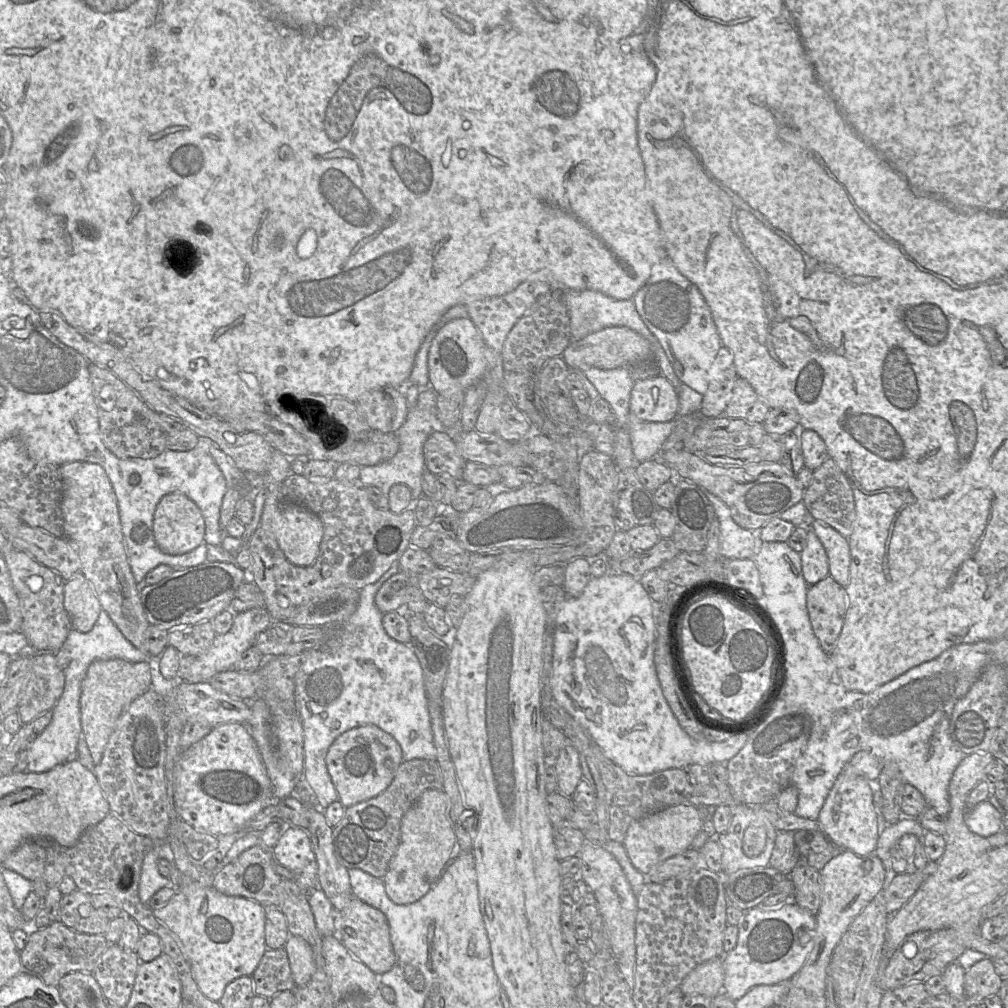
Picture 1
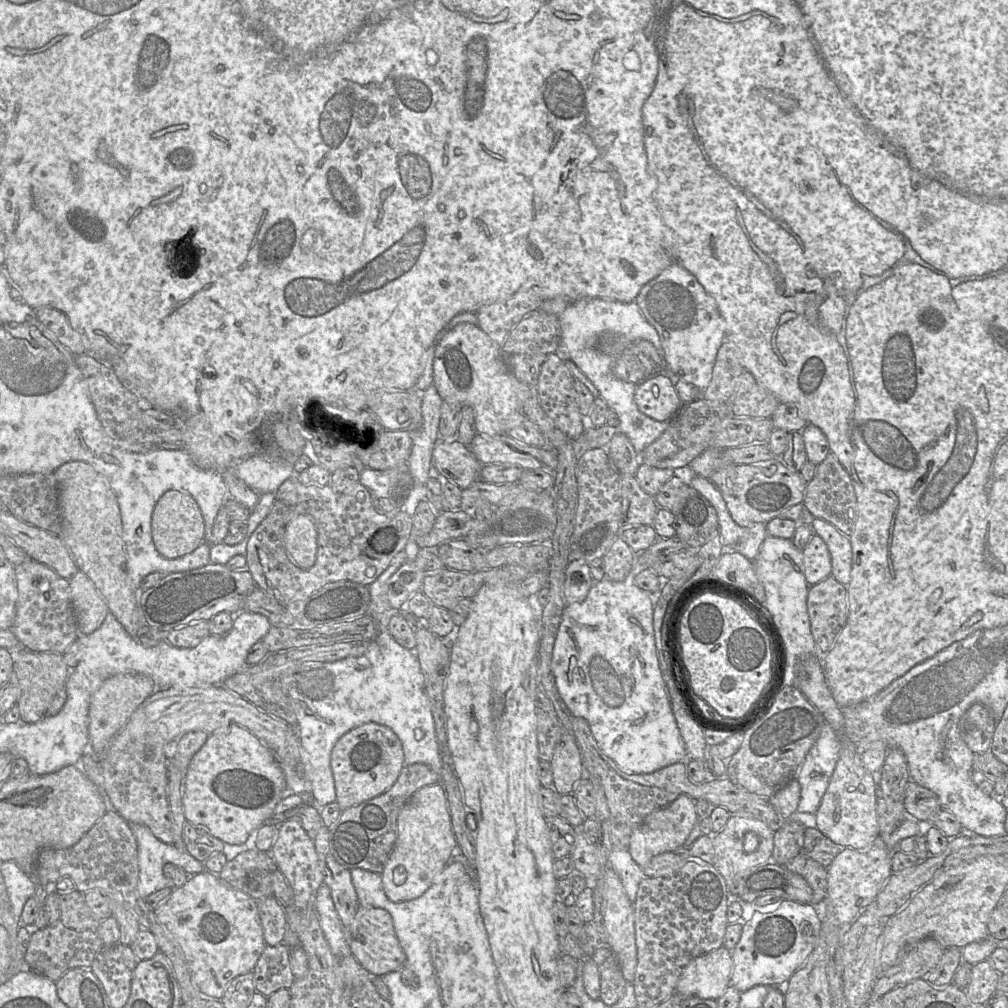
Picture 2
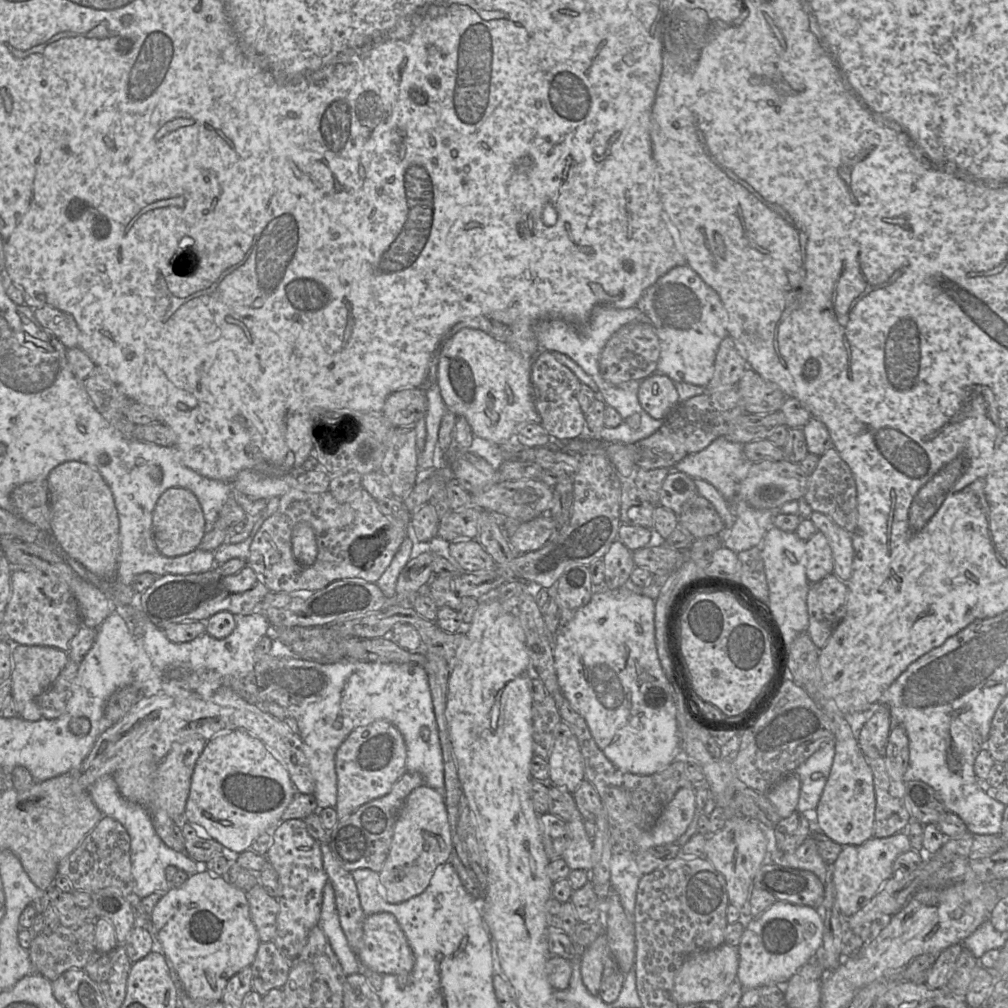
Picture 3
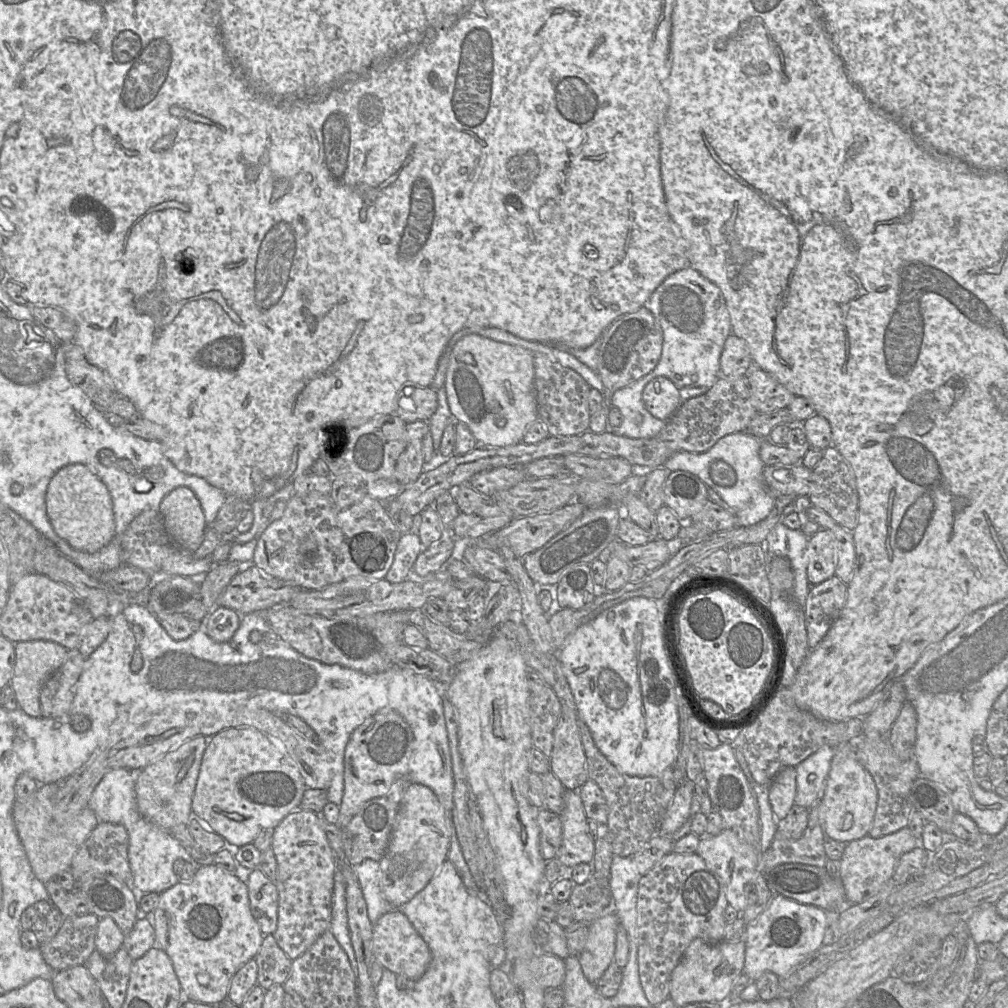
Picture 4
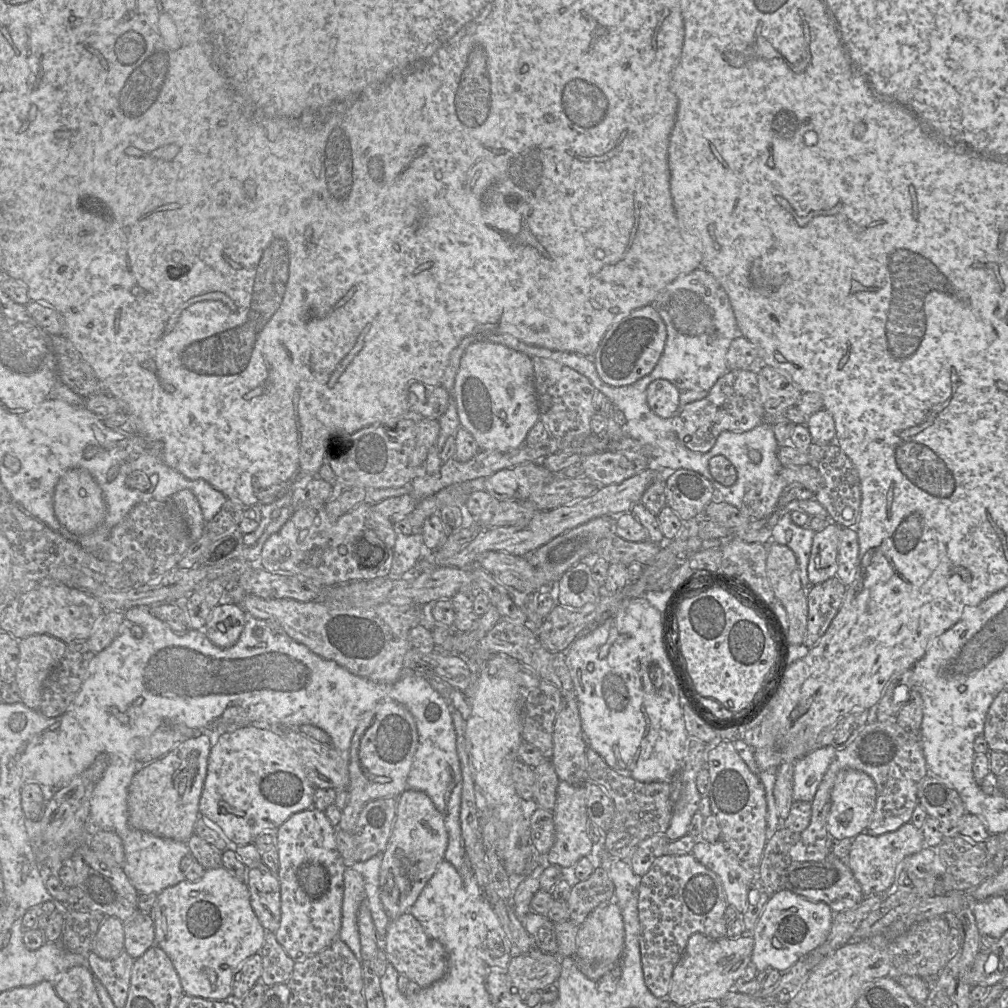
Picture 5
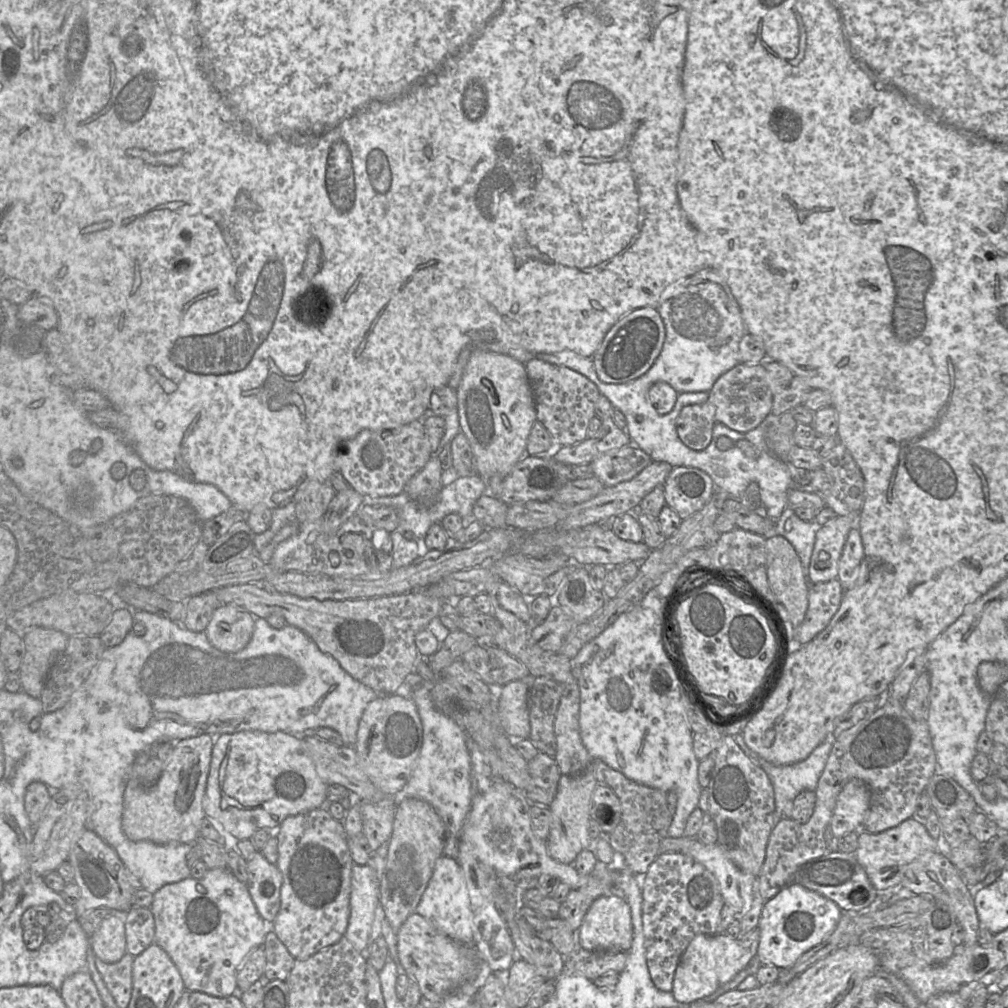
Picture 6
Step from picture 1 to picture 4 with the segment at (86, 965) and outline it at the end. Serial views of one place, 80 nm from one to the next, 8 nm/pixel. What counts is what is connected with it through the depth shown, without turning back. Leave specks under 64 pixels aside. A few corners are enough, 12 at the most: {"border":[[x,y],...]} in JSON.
{"border":[[92,913],[64,917],[38,947],[55,972],[85,964],[96,950]]}

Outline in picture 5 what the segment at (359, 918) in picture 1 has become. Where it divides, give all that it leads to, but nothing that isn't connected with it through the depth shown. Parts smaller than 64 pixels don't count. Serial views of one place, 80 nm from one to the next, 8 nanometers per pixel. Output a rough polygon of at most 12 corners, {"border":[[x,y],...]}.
{"border":[[410,912],[377,936],[388,962],[421,988],[446,973],[444,946]]}

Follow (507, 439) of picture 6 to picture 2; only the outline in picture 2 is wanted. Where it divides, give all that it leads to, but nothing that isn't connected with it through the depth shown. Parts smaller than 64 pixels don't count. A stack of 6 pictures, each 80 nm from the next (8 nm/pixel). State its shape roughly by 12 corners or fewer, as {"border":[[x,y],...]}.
{"border":[[461,322],[439,340],[433,385],[503,435],[528,387],[501,346]]}

